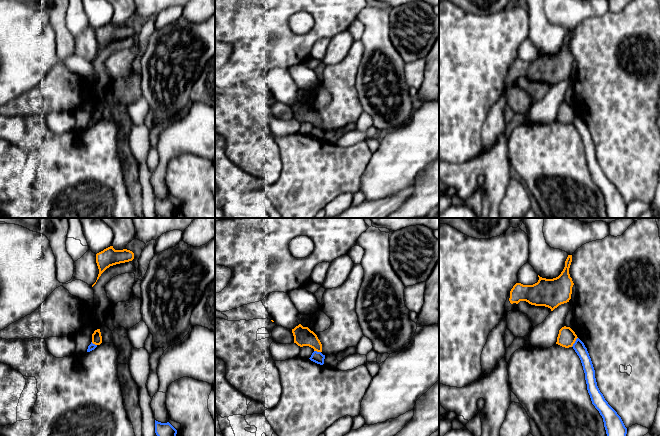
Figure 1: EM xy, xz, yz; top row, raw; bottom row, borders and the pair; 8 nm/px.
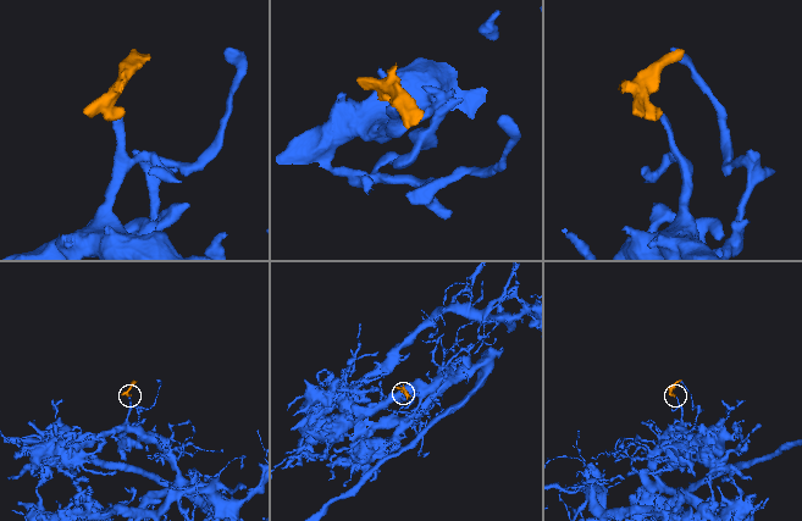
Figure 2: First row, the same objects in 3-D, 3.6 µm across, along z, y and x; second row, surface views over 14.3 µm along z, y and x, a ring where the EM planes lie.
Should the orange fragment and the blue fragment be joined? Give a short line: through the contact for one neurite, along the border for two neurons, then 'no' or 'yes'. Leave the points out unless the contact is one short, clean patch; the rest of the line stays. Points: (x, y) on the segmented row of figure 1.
line yz (577, 337), (571, 346); no

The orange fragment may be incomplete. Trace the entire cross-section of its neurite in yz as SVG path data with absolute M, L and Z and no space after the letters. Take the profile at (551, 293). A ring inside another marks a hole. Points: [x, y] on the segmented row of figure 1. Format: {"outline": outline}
{"outline": "M568 255L563 271L556 278L546 279L538 275L539 280L533 285L523 285L517 282L507 297L505 311L516 309L520 301L526 301L535 306L545 306L551 311L569 302L574 285L569 274L571 262L572 255Z"}

